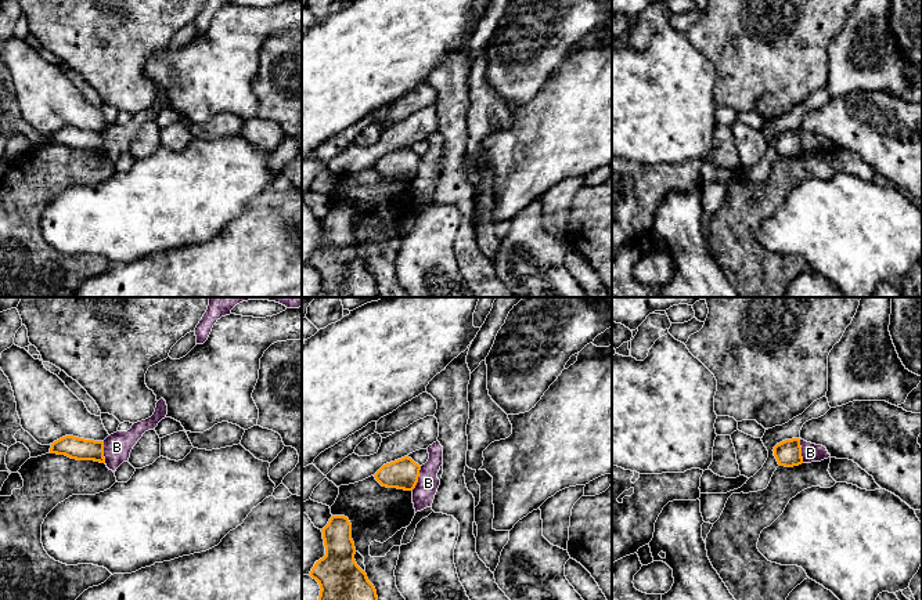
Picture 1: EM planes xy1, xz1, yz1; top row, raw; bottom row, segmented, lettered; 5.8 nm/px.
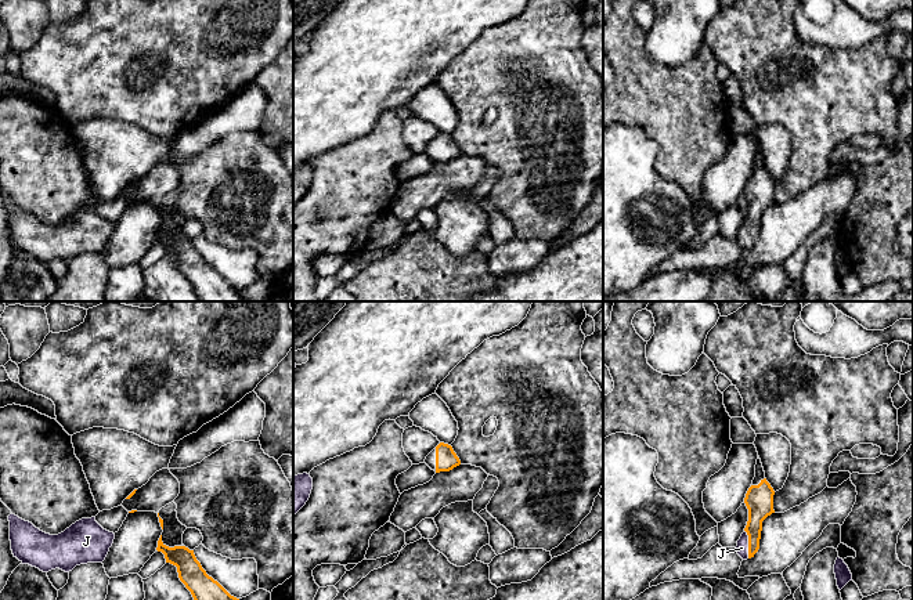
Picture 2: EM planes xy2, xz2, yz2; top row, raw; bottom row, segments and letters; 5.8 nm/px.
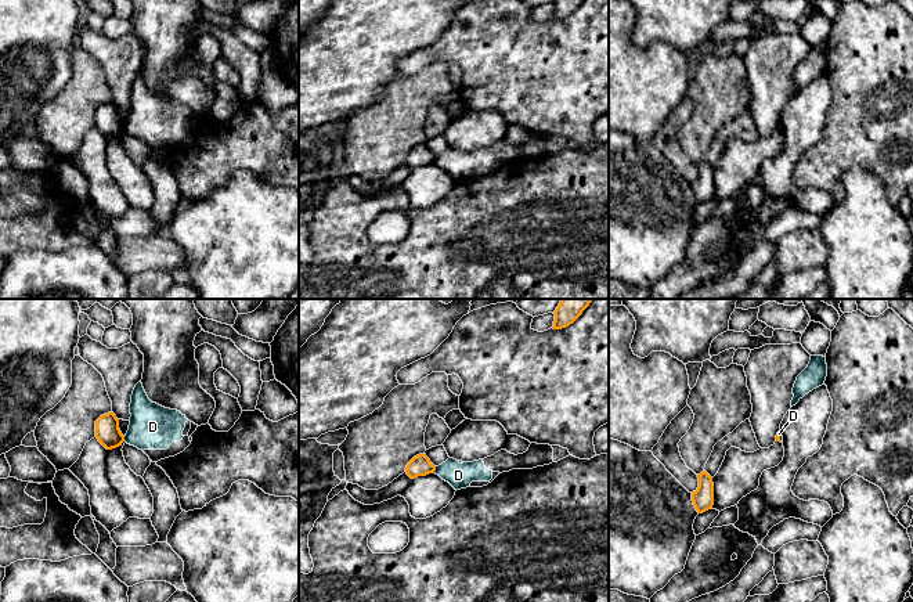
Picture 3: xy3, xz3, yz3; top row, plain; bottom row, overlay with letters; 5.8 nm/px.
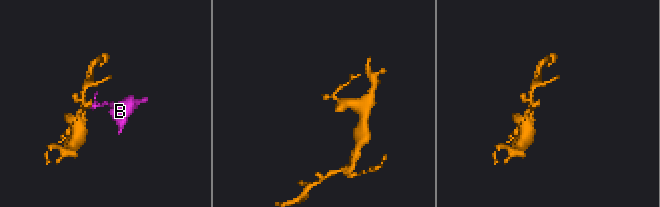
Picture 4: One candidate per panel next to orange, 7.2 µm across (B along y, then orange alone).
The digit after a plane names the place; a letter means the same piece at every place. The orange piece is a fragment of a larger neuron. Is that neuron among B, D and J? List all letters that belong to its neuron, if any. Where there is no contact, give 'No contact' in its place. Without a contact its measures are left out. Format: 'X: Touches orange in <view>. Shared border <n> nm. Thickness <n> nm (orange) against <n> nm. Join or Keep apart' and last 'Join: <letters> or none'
B: Touches orange in xz1. Shared border 160 nm. Thickness 180 nm (orange) against 130 nm. Keep apart
D: Touches orange in xz3. Shared border 40 nm. Thickness 120 nm (orange) against 140 nm. Keep apart
J: Touches orange in yz2. Shared border 170 nm. Thickness 160 nm (orange) against 70 nm. Join
Join: J

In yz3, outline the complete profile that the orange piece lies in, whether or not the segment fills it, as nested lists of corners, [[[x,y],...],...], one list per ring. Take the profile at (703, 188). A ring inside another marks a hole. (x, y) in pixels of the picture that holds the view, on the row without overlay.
[[[703,161],[699,167],[699,177],[692,183],[692,191],[699,203],[703,203],[714,195],[714,173],[712,167]]]

